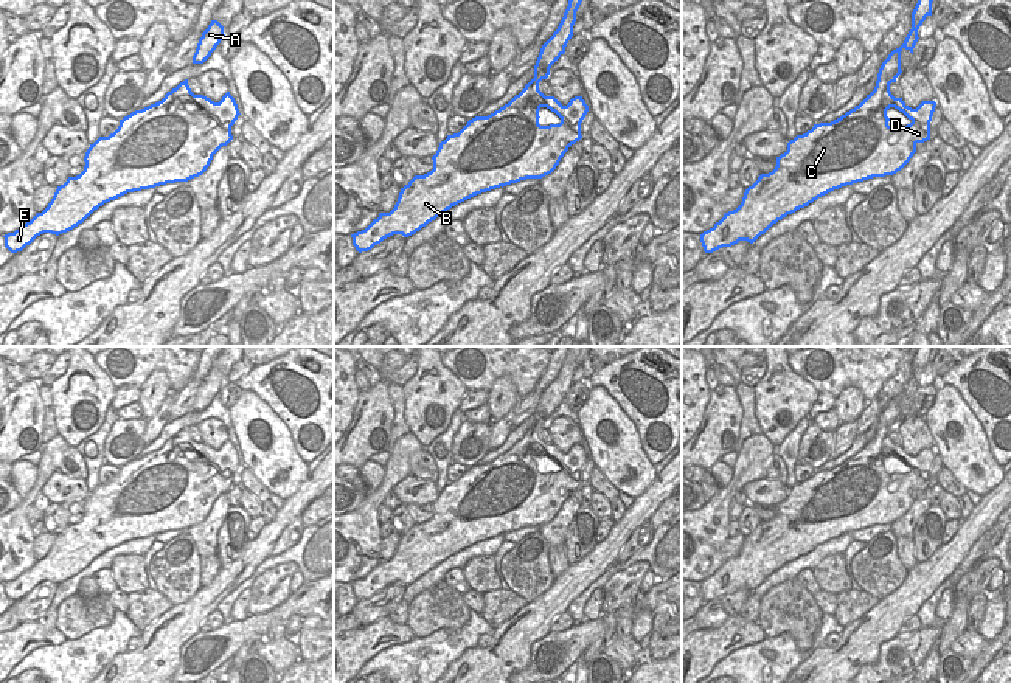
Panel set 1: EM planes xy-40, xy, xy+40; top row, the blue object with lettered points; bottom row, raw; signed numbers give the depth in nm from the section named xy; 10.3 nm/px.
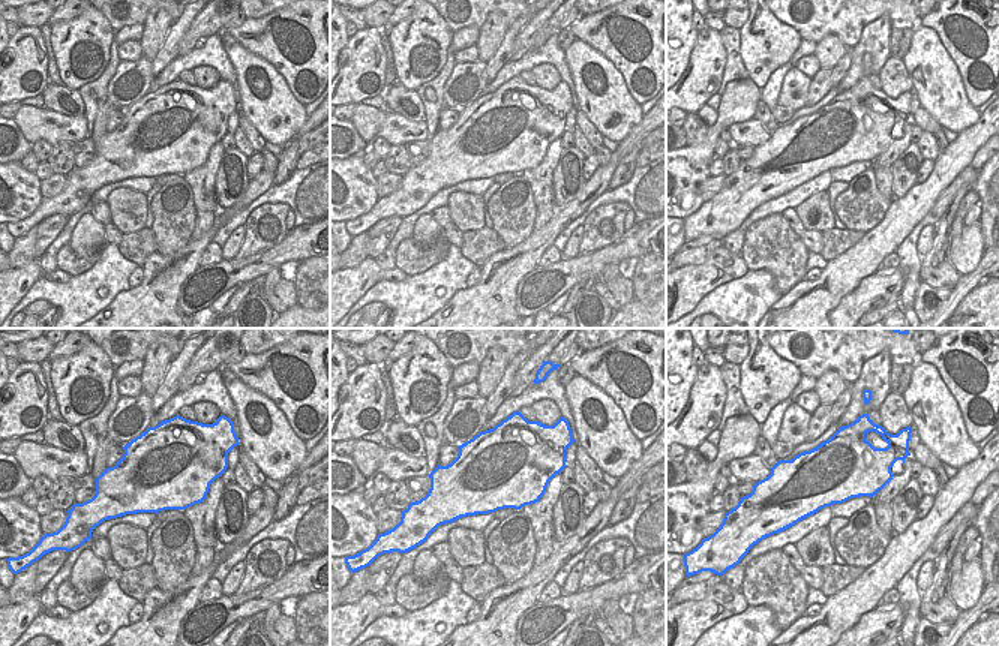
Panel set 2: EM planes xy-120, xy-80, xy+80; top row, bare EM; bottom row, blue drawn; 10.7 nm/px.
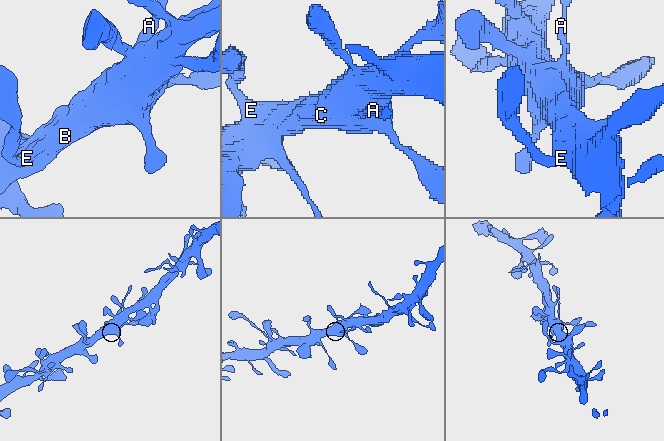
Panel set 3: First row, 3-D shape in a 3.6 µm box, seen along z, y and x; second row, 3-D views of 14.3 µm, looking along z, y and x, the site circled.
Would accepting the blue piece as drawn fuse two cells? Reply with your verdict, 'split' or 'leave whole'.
split

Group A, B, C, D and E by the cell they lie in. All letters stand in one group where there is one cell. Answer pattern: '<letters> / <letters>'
A / B C D E

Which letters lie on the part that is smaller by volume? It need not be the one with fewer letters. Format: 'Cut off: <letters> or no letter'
Cut off: A

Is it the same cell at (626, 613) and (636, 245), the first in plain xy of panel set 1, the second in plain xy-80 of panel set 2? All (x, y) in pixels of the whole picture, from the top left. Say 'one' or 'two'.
two

